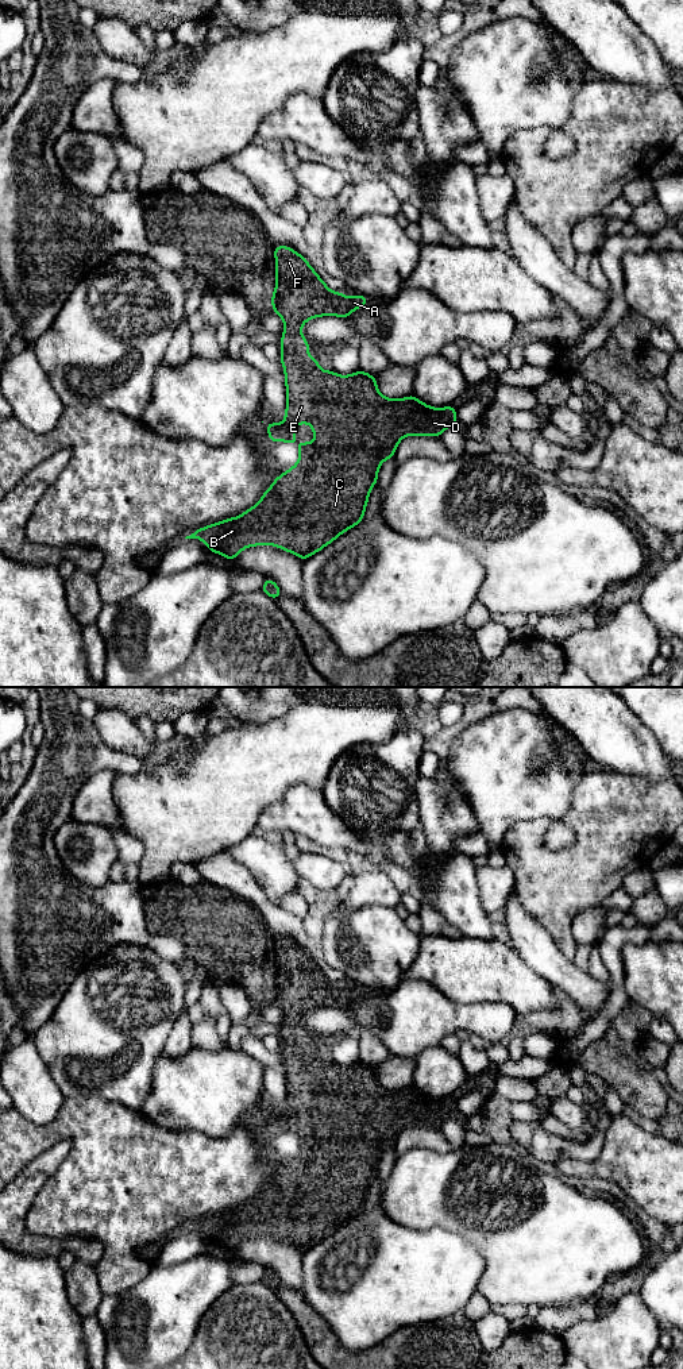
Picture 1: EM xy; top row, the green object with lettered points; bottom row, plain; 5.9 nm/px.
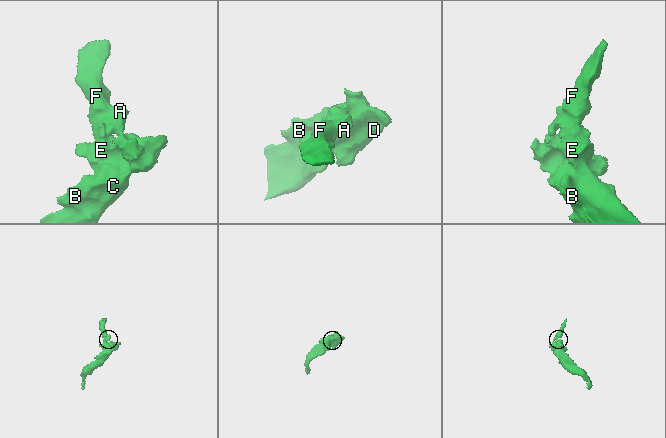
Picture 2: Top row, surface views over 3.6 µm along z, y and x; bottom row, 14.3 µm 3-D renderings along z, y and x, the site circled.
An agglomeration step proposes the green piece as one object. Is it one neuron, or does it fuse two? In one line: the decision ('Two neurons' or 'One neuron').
One neuron

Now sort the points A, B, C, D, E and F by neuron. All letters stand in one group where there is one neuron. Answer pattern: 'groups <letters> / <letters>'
groups A B C D E F

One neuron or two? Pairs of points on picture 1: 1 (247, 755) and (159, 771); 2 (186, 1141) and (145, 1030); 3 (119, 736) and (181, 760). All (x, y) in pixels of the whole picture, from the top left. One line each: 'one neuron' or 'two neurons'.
1: one neuron
2: two neurons
3: one neuron

